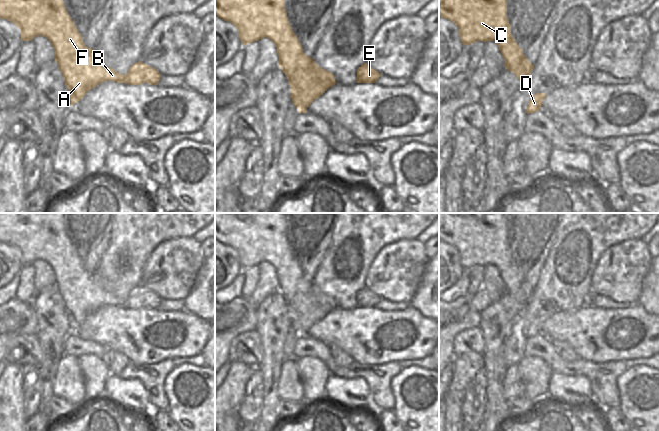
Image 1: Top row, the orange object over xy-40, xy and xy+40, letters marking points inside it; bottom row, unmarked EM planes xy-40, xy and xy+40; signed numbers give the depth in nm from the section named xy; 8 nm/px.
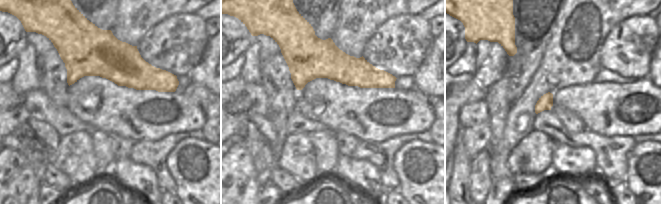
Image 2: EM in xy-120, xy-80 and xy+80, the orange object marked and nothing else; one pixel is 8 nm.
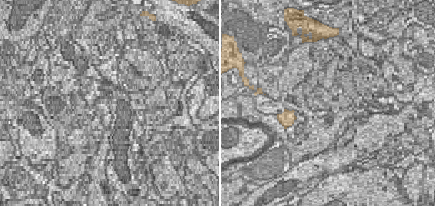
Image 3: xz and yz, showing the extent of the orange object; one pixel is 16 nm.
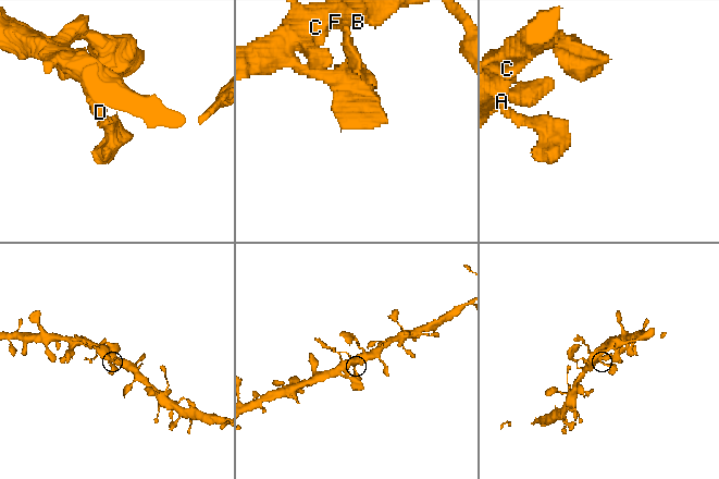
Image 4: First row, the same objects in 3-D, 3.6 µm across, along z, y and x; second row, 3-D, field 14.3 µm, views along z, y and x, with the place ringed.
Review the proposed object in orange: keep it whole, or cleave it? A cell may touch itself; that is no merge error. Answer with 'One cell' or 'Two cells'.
One cell.

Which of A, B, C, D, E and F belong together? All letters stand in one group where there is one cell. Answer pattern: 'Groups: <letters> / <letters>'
Groups: A B C D E F.

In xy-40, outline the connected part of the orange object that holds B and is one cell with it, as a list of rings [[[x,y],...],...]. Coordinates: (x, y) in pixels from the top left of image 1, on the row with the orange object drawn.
[[[0,0],[0,19],[14,23],[21,30],[22,41],[40,35],[51,42],[71,94],[71,106],[104,81],[157,85],[161,78],[159,71],[140,61],[126,75],[106,67],[101,55],[85,46],[63,0]]]

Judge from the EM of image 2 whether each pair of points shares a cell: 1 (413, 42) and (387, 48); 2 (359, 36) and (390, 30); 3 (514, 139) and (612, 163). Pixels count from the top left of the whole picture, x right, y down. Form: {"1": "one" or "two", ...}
{"1": "one", "2": "two", "3": "two"}

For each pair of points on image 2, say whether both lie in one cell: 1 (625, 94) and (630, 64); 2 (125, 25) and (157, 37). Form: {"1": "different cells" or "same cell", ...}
{"1": "different cells", "2": "different cells"}

